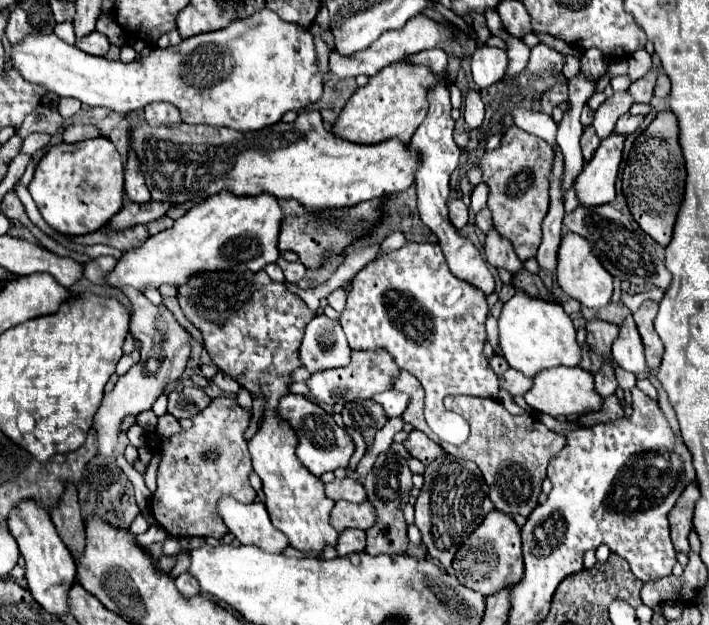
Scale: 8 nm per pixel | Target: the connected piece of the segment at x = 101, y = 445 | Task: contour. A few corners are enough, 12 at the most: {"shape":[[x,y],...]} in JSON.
{"shape":[[124,290],[142,360],[94,414],[98,456],[122,420],[150,410],[190,356],[190,334],[166,306]]}

